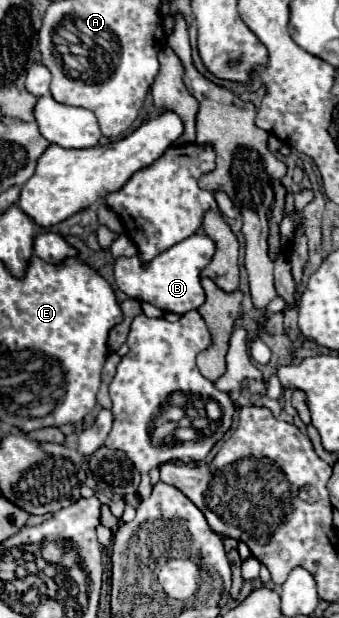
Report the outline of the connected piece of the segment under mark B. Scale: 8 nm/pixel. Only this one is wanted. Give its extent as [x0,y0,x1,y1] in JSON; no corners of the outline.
[114,235,216,315]

